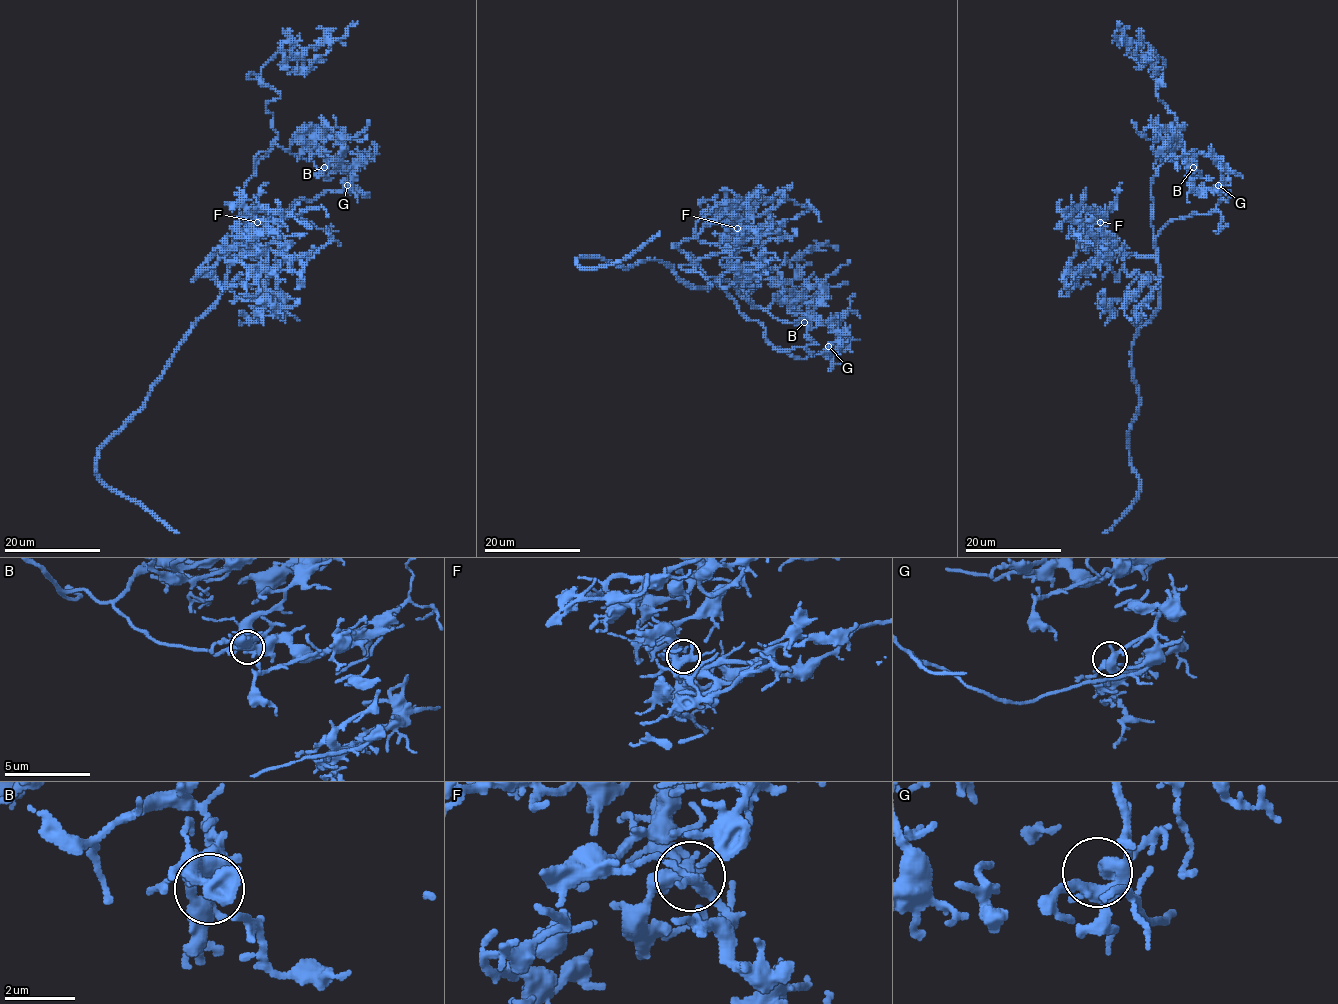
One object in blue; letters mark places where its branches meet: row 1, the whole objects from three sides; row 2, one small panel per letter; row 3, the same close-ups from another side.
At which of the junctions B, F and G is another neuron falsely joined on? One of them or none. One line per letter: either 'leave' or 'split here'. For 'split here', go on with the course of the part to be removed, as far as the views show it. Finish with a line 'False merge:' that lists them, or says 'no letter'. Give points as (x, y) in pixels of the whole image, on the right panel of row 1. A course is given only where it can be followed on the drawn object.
B: leave
F: leave
G: leave
False merge: no letter

